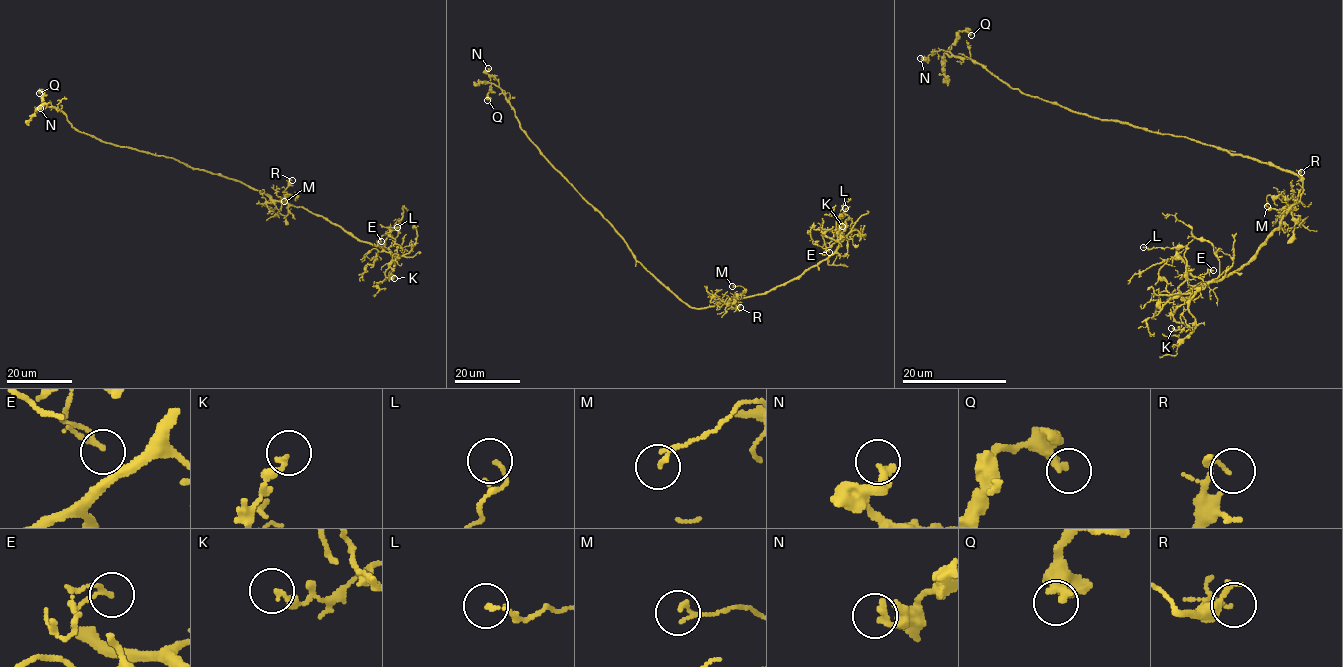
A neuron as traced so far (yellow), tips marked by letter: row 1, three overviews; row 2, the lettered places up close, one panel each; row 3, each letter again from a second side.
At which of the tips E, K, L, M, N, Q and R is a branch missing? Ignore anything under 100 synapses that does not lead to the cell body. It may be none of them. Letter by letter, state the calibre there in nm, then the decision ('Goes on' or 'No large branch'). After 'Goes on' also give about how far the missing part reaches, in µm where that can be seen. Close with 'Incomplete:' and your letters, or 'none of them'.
E: Thickness 110 nm. No large branch
K: Thickness 200 nm. No large branch
L: Thickness 120 nm. No large branch
M: Thickness 90 nm. No large branch
N: Thickness 300 nm. No large branch
Q: Thickness 340 nm. No large branch
R: Thickness 100 nm. No large branch
Incomplete: none of them

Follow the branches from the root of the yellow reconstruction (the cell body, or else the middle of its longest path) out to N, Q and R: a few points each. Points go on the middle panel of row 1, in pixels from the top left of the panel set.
N: (662, 283), (636, 260), (624, 238), (531, 140), (498, 82), (487, 73), (488, 68)
Q: (662, 283), (636, 260), (624, 238), (531, 140), (502, 90), (492, 83), (487, 100)
R: (662, 283), (692, 307), (704, 308), (731, 300), (734, 302), (732, 309), (740, 307)

